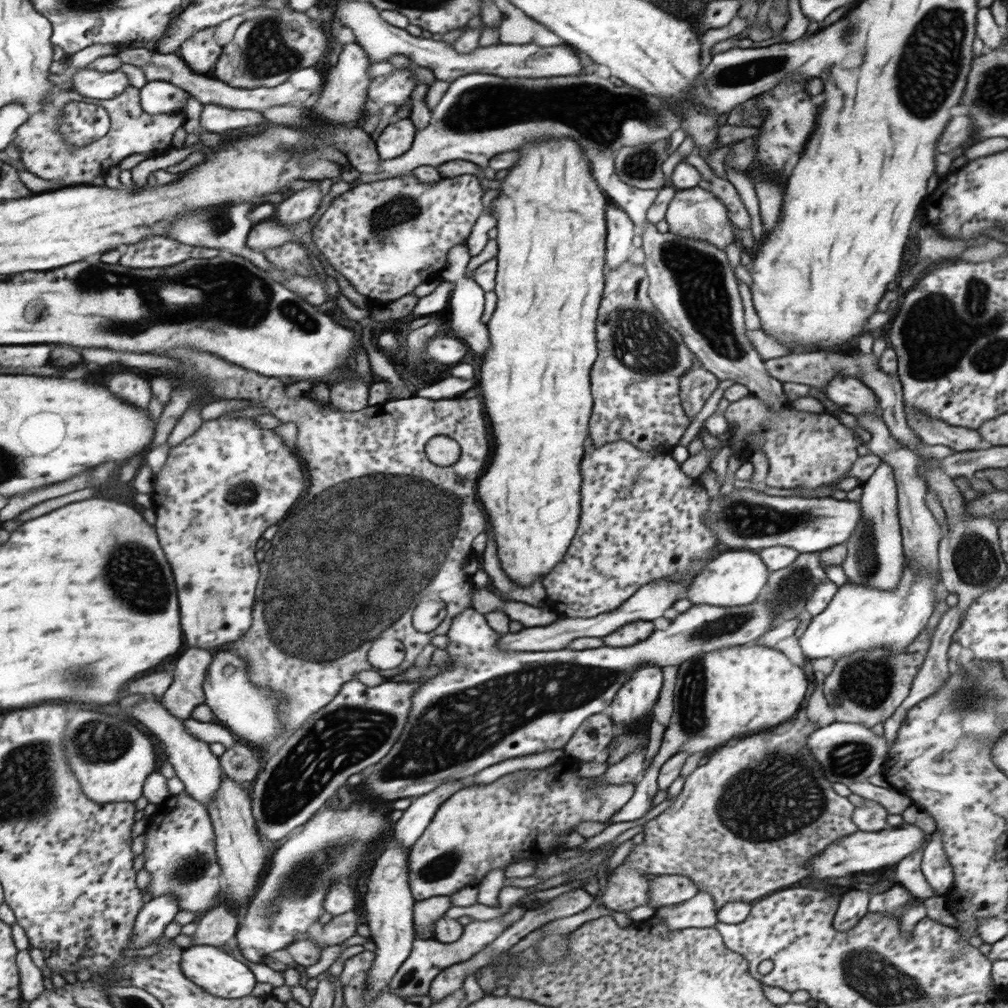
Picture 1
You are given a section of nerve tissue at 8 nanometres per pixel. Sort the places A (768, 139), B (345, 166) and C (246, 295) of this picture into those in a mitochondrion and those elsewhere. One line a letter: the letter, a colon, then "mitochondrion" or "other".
A: other
B: other
C: mitochondrion

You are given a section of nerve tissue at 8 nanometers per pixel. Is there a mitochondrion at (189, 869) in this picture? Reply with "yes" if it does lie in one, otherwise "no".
yes

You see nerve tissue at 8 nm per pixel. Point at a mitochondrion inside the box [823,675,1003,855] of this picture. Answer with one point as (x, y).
(968, 698)

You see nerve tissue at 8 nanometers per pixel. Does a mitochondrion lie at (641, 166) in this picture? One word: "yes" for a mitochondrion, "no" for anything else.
yes

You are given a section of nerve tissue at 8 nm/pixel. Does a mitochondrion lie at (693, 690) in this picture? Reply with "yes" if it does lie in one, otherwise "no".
yes

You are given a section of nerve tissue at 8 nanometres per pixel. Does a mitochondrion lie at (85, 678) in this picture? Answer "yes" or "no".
yes

